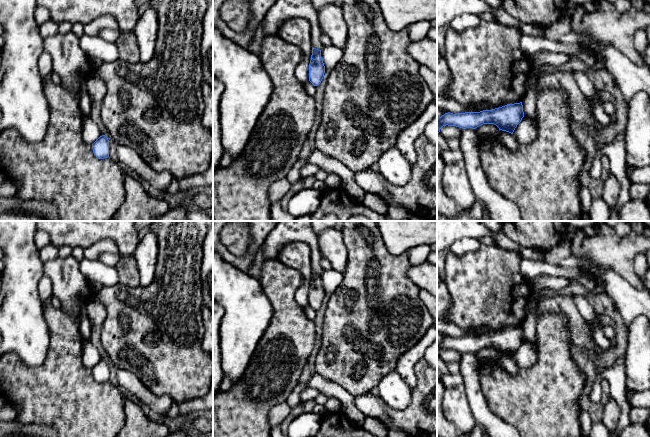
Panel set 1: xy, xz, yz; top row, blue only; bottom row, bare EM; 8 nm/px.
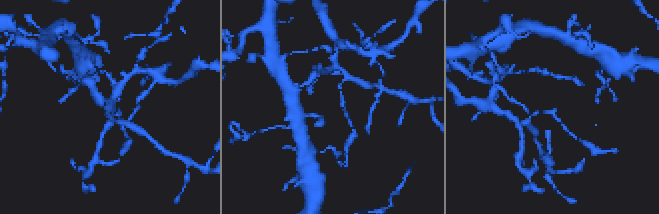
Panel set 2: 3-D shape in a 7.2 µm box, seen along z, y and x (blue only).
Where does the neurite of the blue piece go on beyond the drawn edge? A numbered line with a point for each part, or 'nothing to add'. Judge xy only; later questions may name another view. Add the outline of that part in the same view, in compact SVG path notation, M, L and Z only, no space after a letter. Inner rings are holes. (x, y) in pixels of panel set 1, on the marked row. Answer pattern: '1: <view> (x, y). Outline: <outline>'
nothing to add

